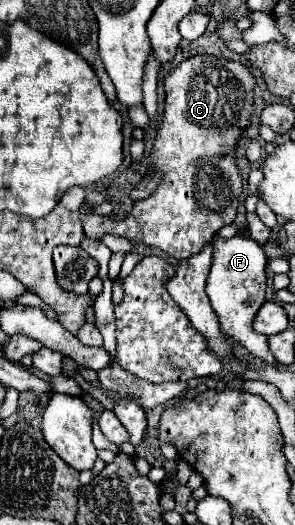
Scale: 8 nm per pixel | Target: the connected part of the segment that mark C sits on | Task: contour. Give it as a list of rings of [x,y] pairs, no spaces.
[[[190,56],[164,76],[164,116],[156,128],[156,138],[148,160],[162,174],[158,188],[144,200],[136,200],[124,218],[96,214],[90,204],[82,204],[80,220],[92,240],[104,234],[124,236],[132,242],[156,246],[176,260],[188,260],[208,244],[214,234],[234,222],[242,176],[236,160],[238,140],[246,138],[246,128],[254,114],[256,78],[248,66],[218,58]]]

